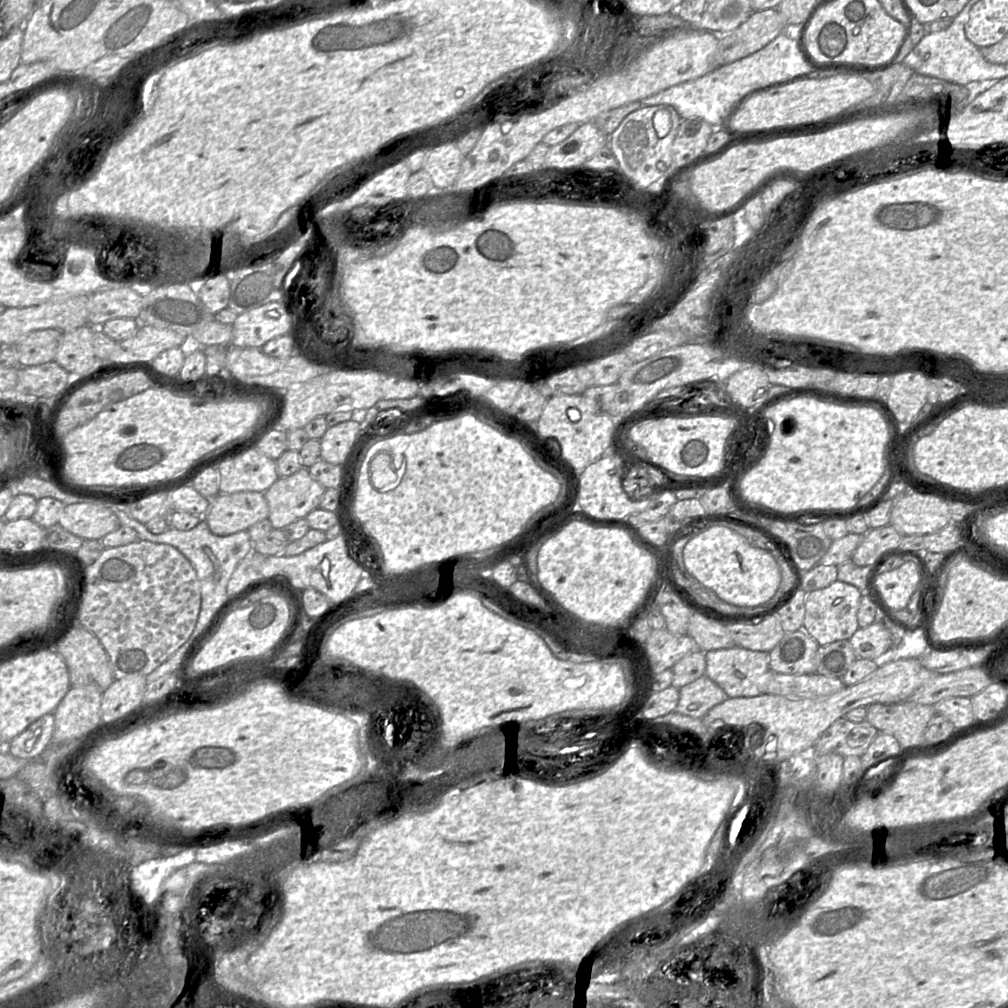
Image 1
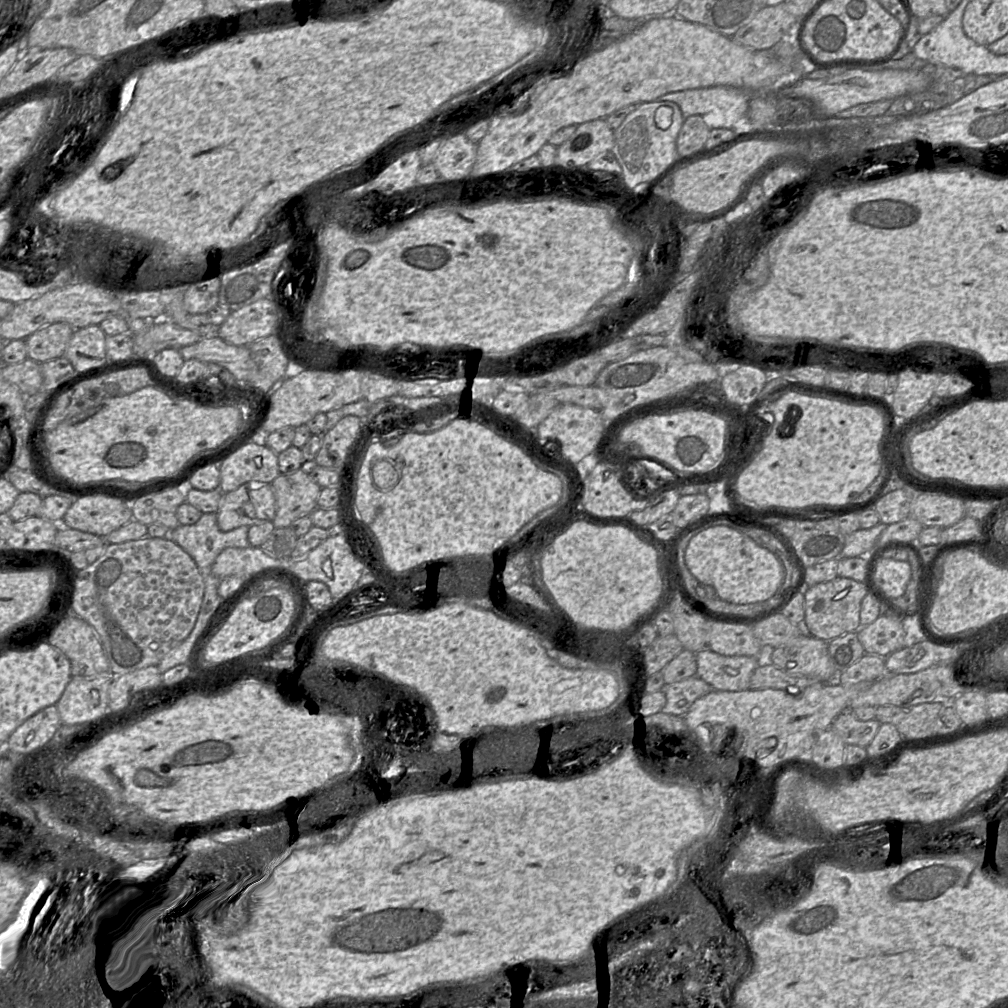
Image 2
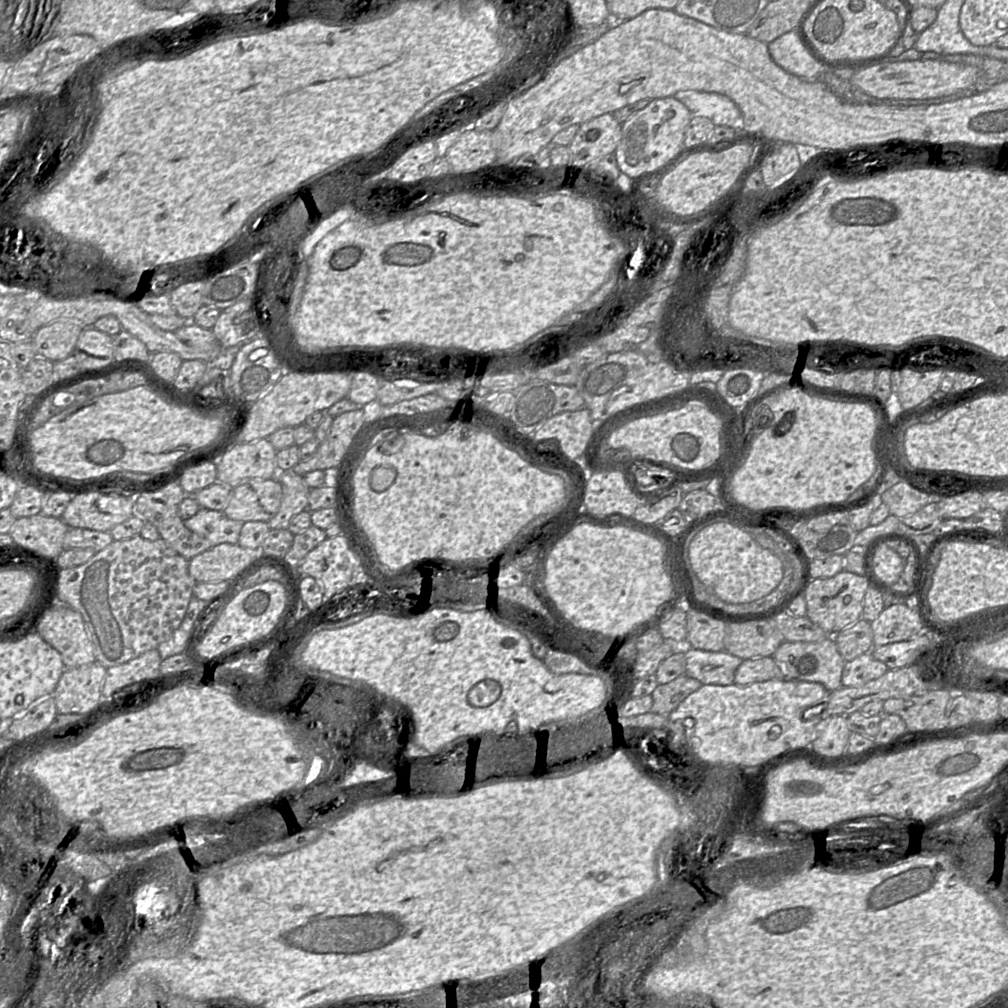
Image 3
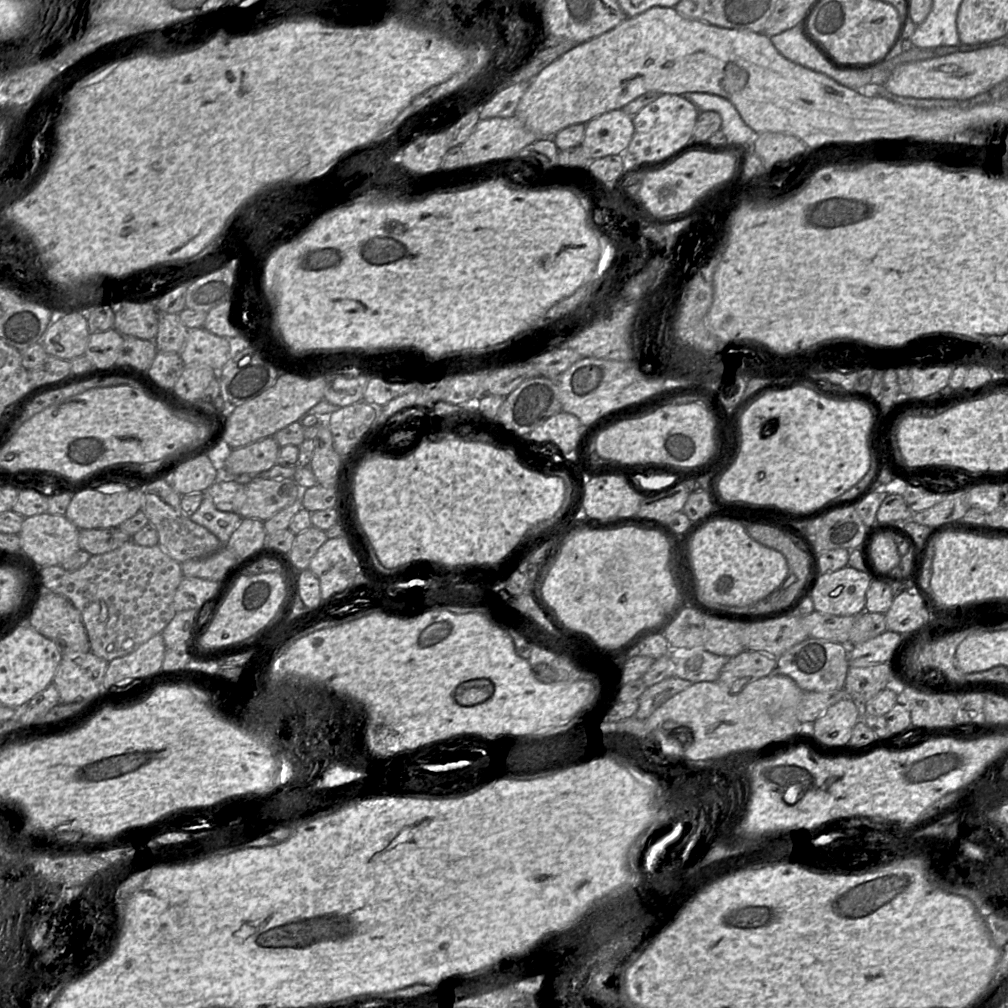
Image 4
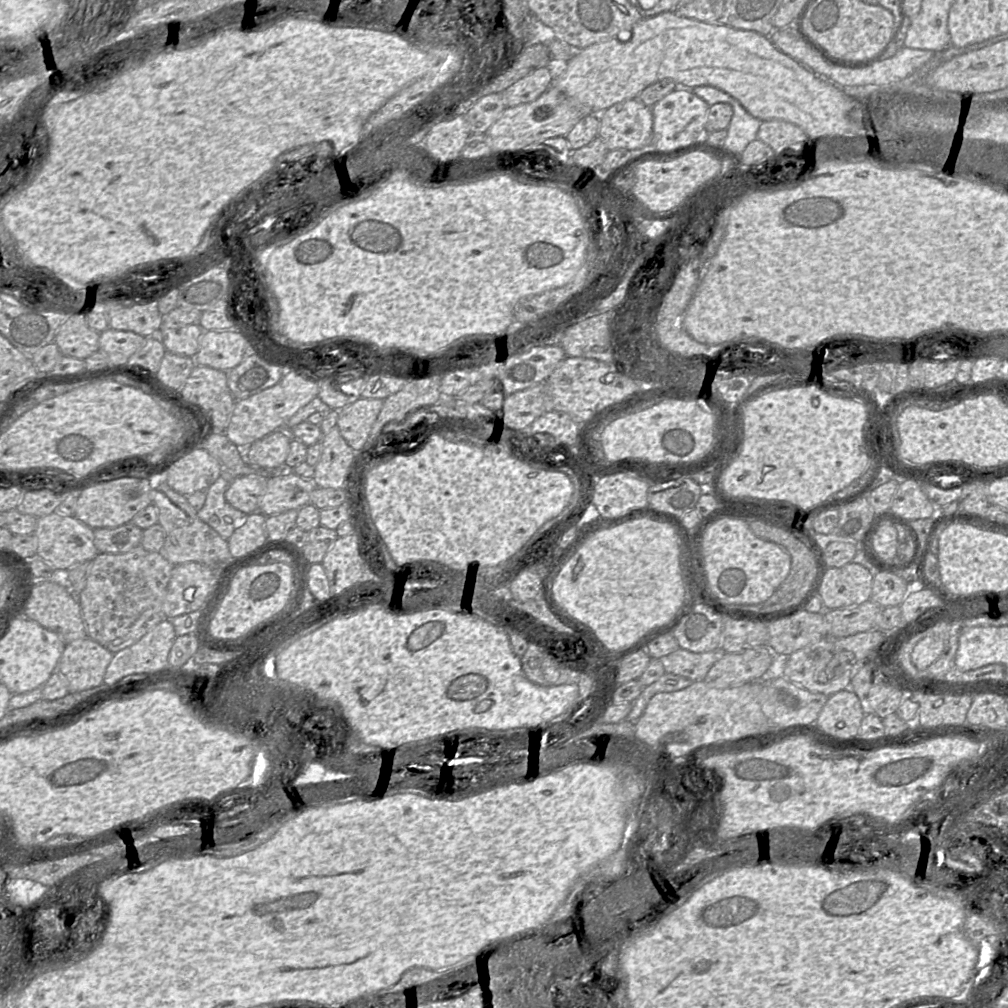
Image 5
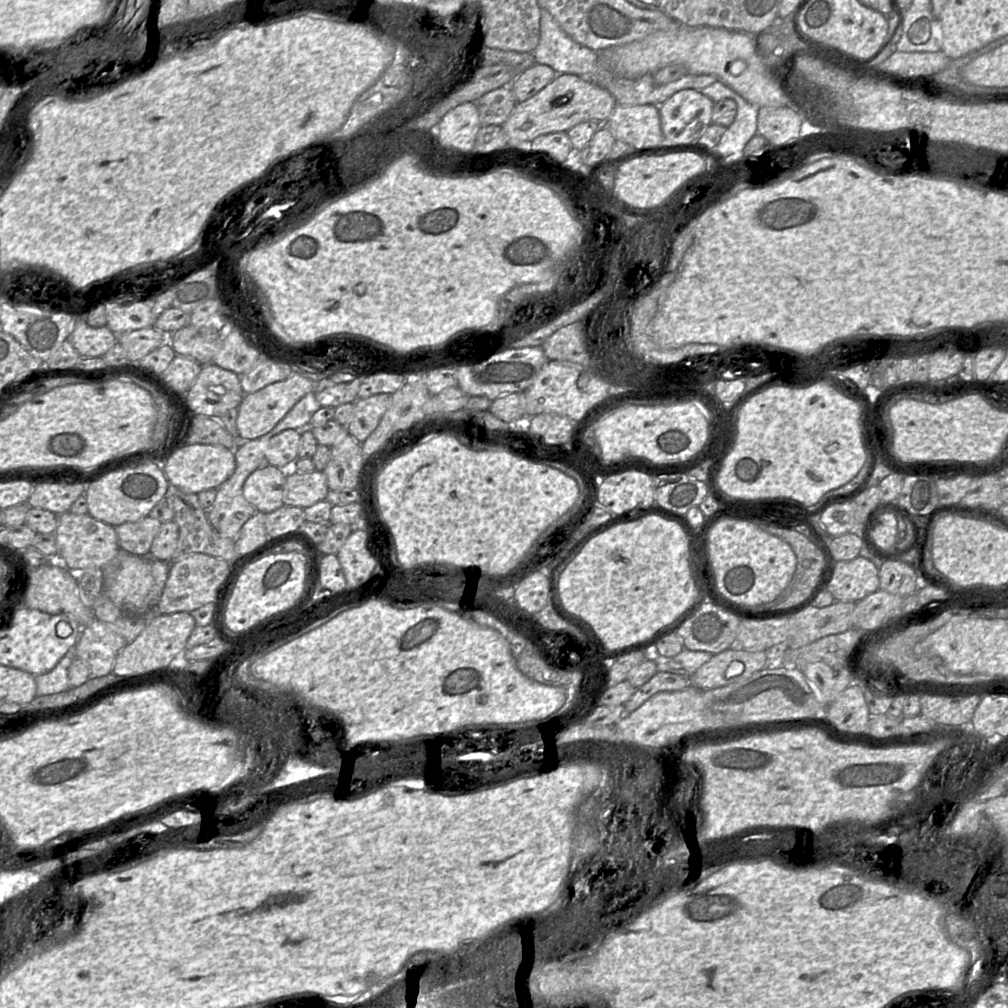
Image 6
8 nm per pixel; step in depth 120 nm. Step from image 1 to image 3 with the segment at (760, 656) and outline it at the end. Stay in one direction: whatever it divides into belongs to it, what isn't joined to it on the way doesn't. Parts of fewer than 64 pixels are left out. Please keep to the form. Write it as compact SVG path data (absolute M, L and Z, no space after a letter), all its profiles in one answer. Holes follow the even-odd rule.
M682 646L686 659L685 675L699 680L703 685L732 685L734 684L734 676L738 667L744 661L727 651L705 651L695 649L693 647Z

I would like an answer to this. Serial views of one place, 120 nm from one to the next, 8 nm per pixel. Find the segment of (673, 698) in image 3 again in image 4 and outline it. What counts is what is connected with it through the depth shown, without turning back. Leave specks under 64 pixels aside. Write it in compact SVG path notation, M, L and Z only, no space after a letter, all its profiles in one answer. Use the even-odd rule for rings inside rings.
M668 677L650 686L638 698L639 708L635 717L640 720L648 719L651 714L677 693L693 686L695 681L679 677Z

